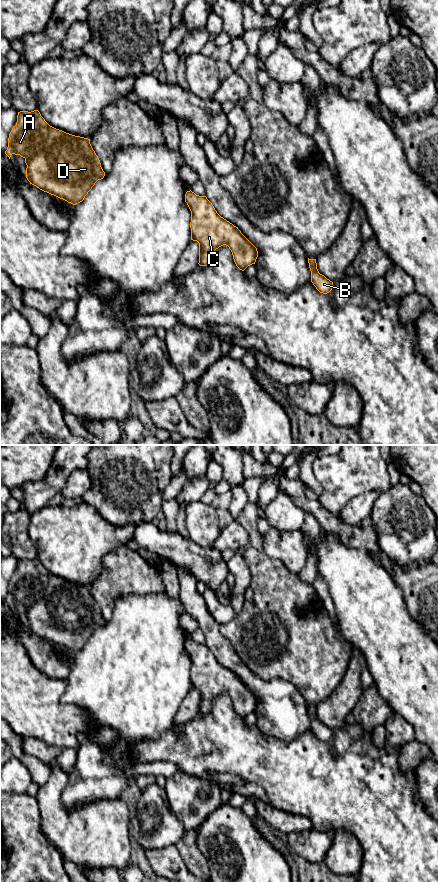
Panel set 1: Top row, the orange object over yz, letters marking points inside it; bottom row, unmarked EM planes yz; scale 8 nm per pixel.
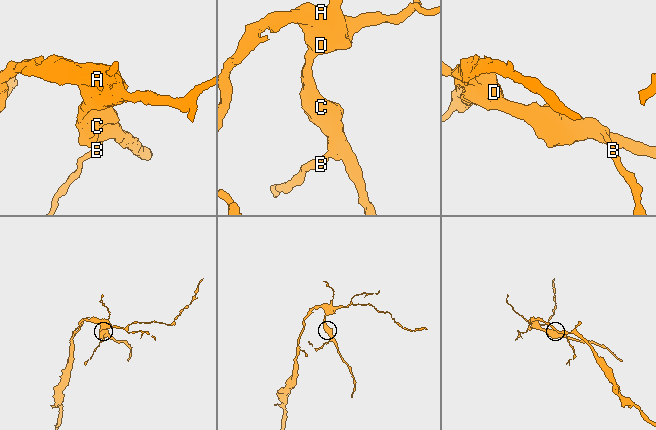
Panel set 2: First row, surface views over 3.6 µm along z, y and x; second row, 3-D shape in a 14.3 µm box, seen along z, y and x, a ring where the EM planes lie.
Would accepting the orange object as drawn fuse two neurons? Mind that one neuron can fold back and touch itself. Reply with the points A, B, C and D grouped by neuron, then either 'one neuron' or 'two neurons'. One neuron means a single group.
groups A B C D; one neuron

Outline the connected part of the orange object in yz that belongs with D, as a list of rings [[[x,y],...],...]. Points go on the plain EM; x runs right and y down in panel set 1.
[[[38,558],[18,560],[5,602],[9,607],[12,602],[25,607],[26,626],[30,632],[73,653],[82,650],[95,631],[105,624],[90,587],[50,574]]]

